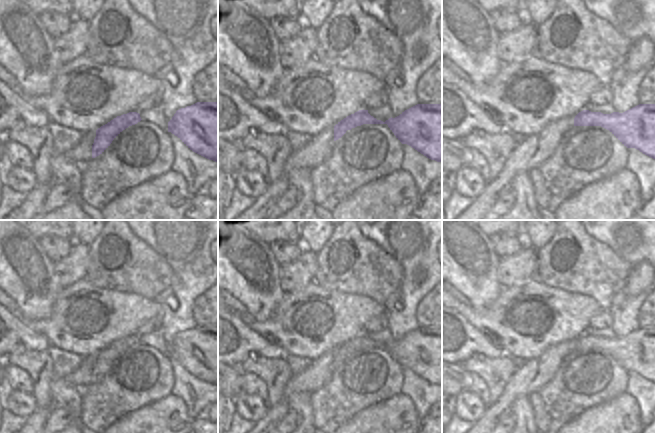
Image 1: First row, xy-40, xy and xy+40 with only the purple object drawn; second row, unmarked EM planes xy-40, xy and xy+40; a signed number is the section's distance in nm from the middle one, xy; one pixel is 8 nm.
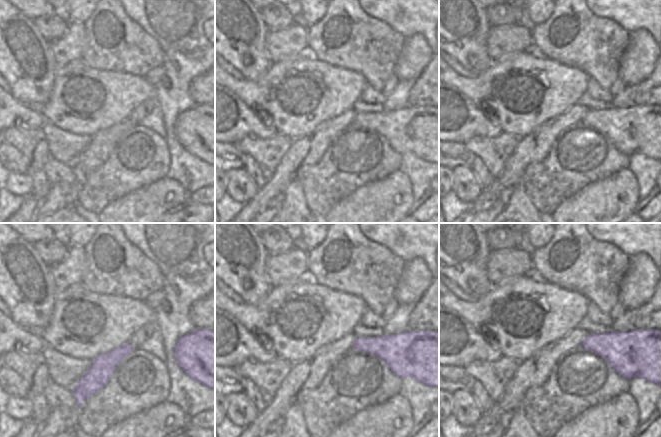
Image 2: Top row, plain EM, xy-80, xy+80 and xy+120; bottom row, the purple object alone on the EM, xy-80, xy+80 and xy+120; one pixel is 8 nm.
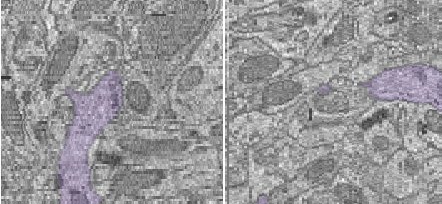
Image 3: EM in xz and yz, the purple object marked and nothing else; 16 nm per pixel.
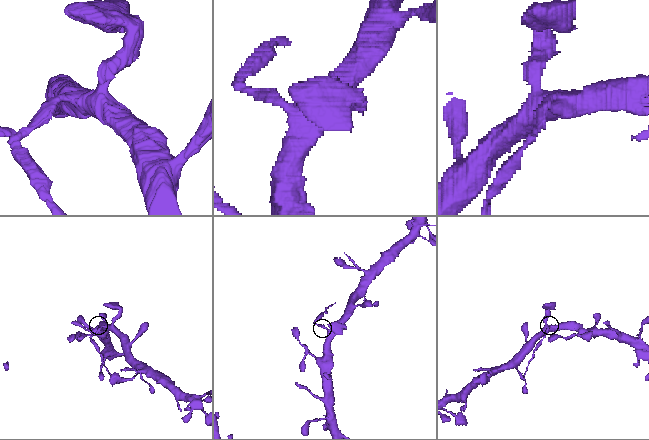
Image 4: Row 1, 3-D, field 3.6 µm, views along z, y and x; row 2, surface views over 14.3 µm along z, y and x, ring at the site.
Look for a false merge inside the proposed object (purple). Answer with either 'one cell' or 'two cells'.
two cells

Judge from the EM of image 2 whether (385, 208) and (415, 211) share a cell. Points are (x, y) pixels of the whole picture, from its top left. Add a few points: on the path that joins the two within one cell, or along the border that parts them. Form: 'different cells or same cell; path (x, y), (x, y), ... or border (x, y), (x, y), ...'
different cells; border (415, 201), (408, 212)

